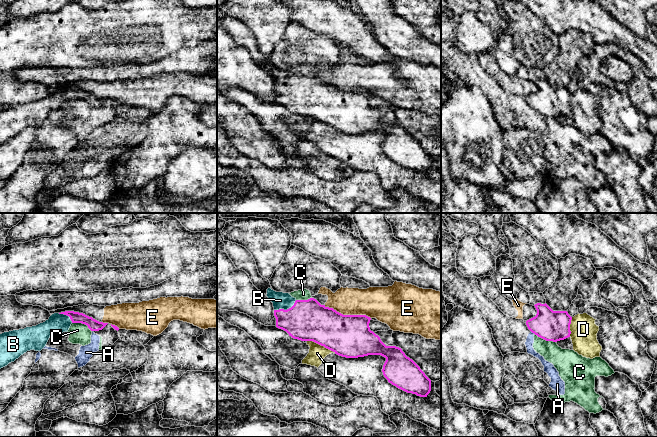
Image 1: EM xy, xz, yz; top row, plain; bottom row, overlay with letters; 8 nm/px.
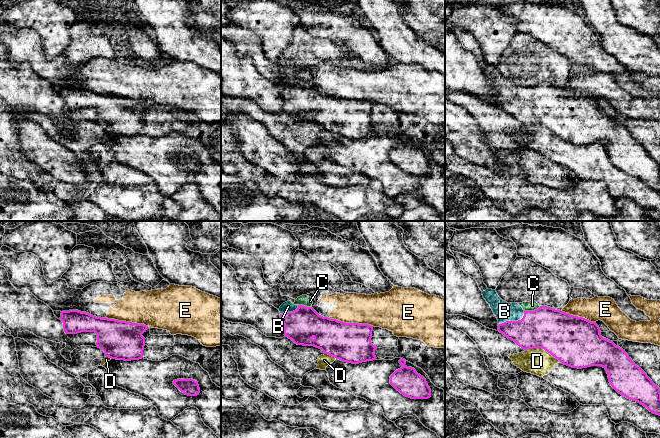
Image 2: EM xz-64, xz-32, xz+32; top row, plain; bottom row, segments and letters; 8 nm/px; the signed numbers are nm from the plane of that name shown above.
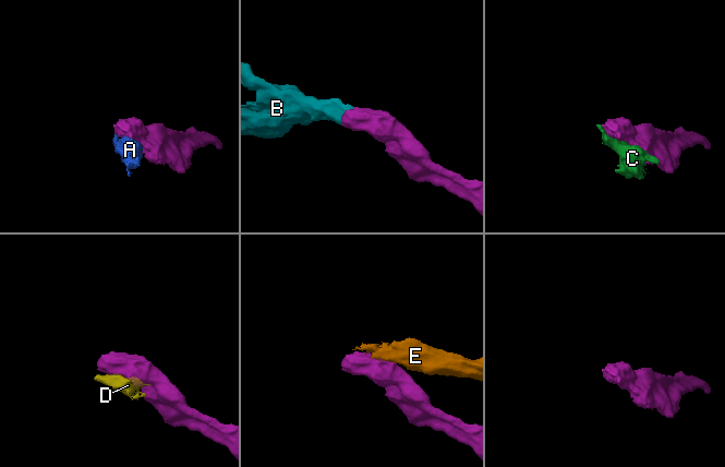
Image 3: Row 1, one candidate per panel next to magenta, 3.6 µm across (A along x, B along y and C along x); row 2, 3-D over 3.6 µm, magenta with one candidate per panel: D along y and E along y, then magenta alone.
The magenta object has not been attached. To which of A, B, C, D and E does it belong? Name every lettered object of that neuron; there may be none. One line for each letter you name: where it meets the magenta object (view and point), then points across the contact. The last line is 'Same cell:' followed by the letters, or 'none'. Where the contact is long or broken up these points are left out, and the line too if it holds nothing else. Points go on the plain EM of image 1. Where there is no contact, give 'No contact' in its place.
B: Touches magenta at xz (285, 86). Path across: xz (307, 96), (295, 93), (285, 86), (285, 81), (280, 76)
Same cell: B

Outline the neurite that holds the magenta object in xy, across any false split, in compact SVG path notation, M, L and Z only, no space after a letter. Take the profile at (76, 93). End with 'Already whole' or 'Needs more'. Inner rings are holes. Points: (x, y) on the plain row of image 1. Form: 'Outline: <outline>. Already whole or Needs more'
Outline: M65 87L52 90L48 96L36 102L4 108L0 110L0 145L27 127L41 127L52 111L68 108L72 99L85 100L91 107L102 106L108 100L83 89Z. Needs more

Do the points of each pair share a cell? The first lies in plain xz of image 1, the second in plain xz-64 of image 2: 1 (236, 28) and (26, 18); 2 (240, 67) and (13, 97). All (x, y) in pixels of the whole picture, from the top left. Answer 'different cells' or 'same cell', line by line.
1: different cells
2: same cell

